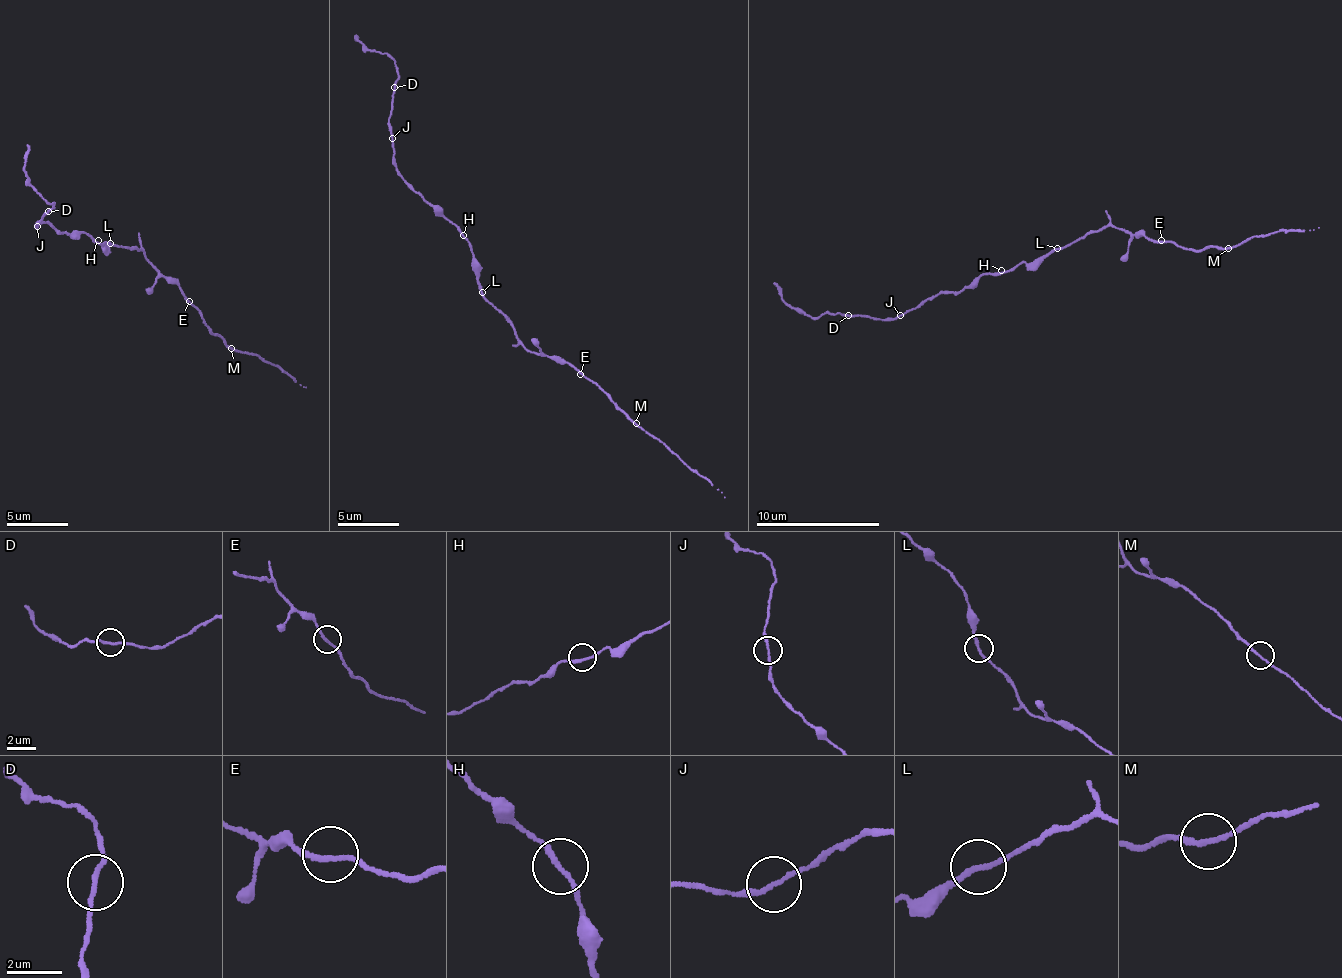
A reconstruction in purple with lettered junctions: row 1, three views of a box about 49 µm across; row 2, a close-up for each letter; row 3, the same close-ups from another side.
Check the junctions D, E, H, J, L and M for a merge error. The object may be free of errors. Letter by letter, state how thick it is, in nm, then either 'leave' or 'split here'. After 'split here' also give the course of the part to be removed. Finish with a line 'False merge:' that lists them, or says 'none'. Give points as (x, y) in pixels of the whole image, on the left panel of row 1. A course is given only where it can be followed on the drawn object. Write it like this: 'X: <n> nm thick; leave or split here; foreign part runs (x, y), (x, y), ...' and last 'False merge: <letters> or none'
D: 160 nm thick; leave
E: 170 nm thick; leave
H: 180 nm thick; leave
J: 160 nm thick; leave
L: 190 nm thick; leave
M: 150 nm thick; leave
False merge: none

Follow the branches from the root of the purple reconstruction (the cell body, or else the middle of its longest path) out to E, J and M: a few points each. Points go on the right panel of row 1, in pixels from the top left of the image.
E: (1054, 248), (1071, 245), (1096, 230), (1113, 224), (1127, 232), (1161, 240)
J: (1054, 248), (1030, 263), (1018, 262), (1012, 269), (980, 277), (957, 293), (933, 295), (900, 315)
M: (1054, 248), (1113, 224), (1183, 249), (1217, 245), (1228, 248)

